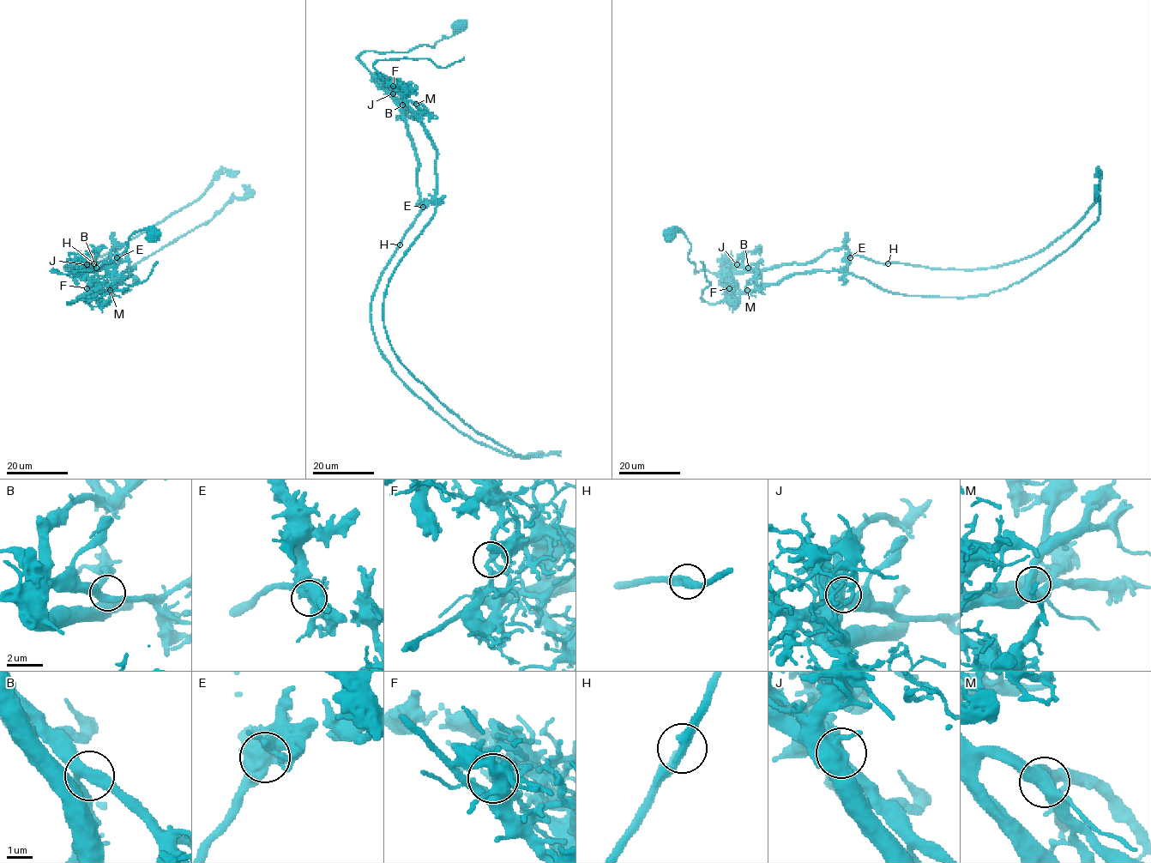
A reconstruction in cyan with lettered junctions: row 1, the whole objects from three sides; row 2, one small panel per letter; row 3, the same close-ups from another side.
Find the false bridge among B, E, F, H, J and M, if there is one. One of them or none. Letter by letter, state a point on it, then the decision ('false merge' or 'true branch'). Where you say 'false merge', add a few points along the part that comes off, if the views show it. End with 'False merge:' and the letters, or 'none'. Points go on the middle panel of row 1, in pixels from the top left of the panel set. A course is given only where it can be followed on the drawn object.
B: place (402, 105); true branch
E: place (423, 207); true branch
F: place (393, 86); false merge; course (393, 86), (436, 152), (436, 208), (388, 282), (382, 320), (389, 344), (476, 431), (520, 455), (561, 450)
H: place (400, 244); true branch
J: place (393, 93); true branch
M: place (416, 104); true branch
False merge: F

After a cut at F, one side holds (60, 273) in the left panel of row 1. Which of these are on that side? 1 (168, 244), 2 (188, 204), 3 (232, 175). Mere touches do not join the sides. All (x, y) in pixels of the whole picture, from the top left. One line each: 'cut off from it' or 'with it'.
1: cut off from it
2: with it
3: with it

